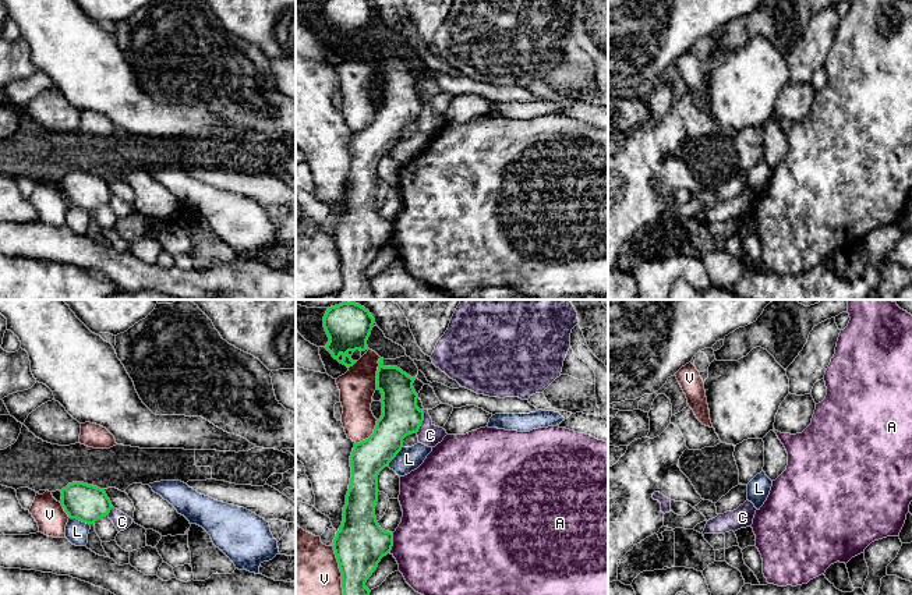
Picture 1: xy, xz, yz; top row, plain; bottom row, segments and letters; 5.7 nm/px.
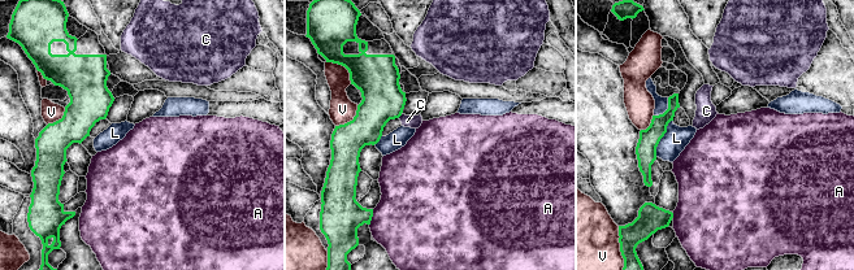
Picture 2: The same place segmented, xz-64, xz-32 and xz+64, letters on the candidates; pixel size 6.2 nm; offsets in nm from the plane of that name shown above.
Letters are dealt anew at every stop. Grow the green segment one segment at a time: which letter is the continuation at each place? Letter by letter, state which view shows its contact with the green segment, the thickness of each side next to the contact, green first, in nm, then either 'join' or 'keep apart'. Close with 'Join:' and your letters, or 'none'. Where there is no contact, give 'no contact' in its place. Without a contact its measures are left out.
A: meets green in xz; 300 nm thick on the green side, 480 nm on the other; keep apart
C: meets green in xz; 220 nm thick on the green side, 130 nm on the other; keep apart
L: meets green in xy; 220 nm thick on the green side, 130 nm on the other; keep apart
V: meets green in xz; 300 nm thick on the green side, 360 nm on the other; keep apart
Join: none

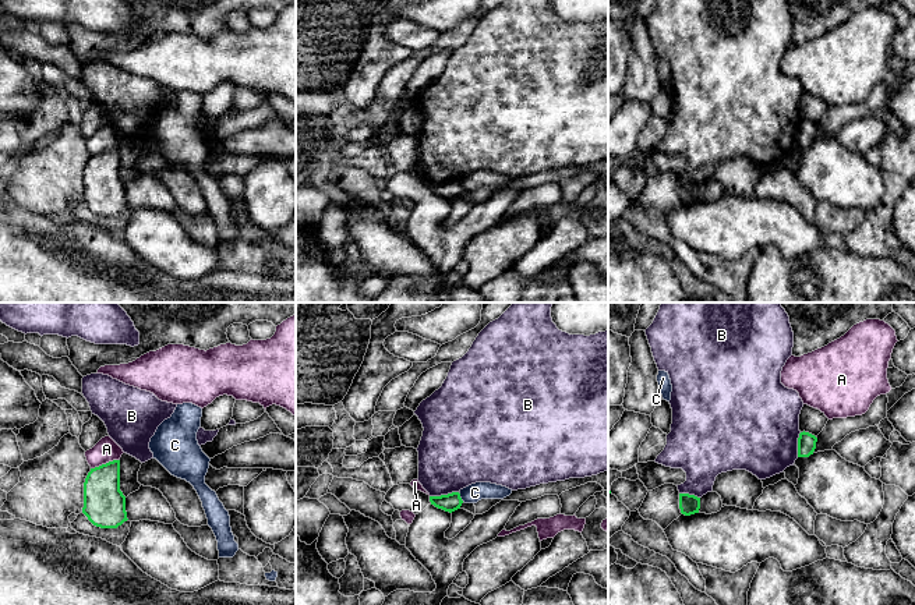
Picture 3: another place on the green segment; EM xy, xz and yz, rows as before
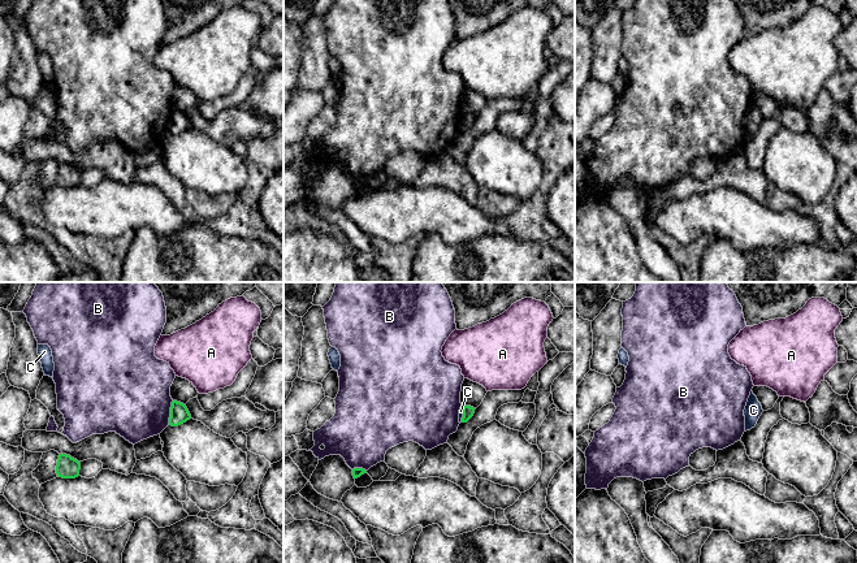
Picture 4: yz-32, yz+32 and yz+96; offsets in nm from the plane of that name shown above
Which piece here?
A: meets green in xy; 240 nm thick on the green side, 140 nm on the other; keep apart
B: meets green in xz; 110 nm thick on the green side, 400 nm on the other; keep apart
C: meets green in xz; 110 nm thick on the green side, 110 nm on the other; keep apart
Join: none

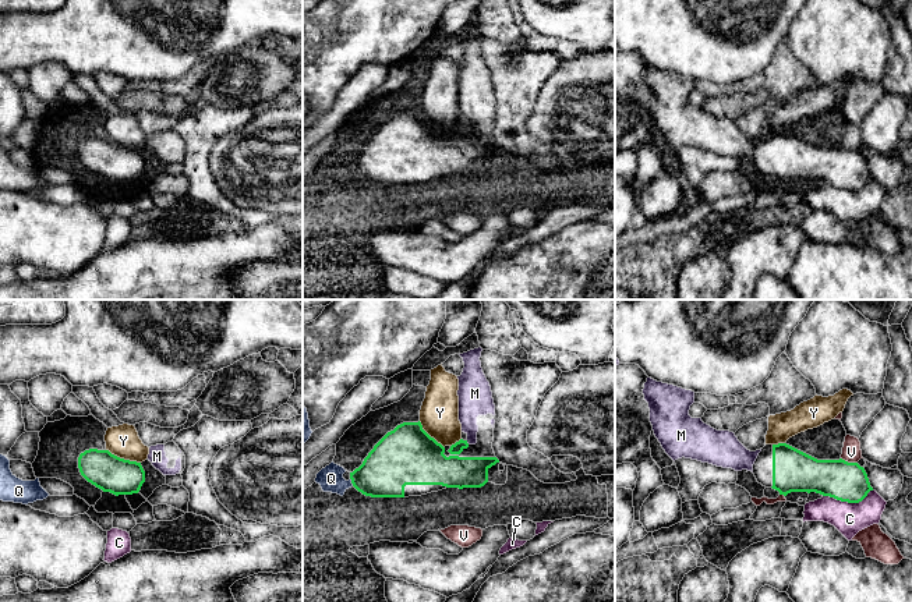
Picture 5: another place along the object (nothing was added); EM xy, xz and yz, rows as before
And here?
C: meets green in yz; 220 nm thick on the green side, 180 nm on the other; keep apart
M: meets green in xz; 70 nm thick on the green side, 180 nm on the other; join
Q: meets green in xz; 280 nm thick on the green side, 140 nm on the other; keep apart
V: meets green in yz; 220 nm thick on the green side, 110 nm on the other; keep apart
Y: meets green in xy; 220 nm thick on the green side, 190 nm on the other; keep apart
Join: M

